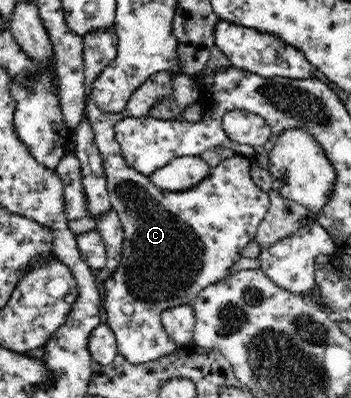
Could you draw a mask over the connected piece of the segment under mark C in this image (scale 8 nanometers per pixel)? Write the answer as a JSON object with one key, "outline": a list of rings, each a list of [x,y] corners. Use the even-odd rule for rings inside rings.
{"outline":[[[113,28],[98,30],[92,34],[86,34],[83,38],[85,114],[88,117],[88,124],[92,125],[94,142],[102,157],[112,209],[117,213],[124,233],[123,260],[119,268],[115,270],[115,274],[111,274],[104,285],[106,297],[103,303],[107,316],[106,324],[115,334],[118,354],[122,354],[128,362],[144,364],[159,360],[180,348],[164,330],[161,314],[174,306],[190,305],[204,287],[227,276],[230,267],[241,257],[241,250],[254,241],[255,232],[265,218],[265,212],[269,209],[269,194],[262,191],[252,181],[249,168],[253,159],[242,154],[234,154],[229,159],[222,159],[216,167],[210,169],[208,176],[204,177],[200,184],[178,193],[158,188],[149,175],[140,174],[134,170],[124,160],[121,146],[116,140],[115,124],[123,118],[148,117],[149,110],[152,110],[157,100],[171,93],[173,83],[170,74],[156,73],[136,89],[134,94],[131,94],[122,112],[111,113],[102,110],[93,101],[92,84],[104,71],[104,67],[116,58],[117,46],[118,41]]]}

